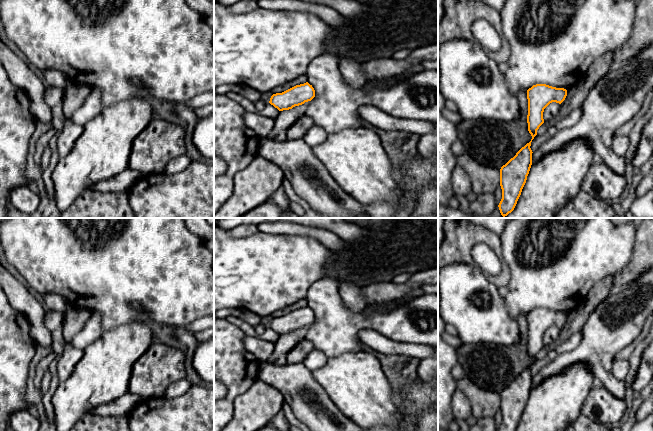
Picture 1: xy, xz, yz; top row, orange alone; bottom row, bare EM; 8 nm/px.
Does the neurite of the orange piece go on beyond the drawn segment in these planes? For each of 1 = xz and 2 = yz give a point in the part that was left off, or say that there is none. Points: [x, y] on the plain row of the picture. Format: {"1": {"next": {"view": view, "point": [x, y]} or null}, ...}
{"1": {"next": null}, "2": {"next": null}}

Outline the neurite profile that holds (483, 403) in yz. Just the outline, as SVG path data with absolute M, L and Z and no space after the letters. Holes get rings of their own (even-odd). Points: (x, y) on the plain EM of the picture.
M468 378L456 380L456 388L461 390L470 402L472 416L494 418L500 409L500 394L480 388Z

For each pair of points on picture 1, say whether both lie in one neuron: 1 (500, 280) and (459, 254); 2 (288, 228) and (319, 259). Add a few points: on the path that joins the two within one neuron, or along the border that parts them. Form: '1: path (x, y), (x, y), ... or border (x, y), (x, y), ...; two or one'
1: path (503, 263), (497, 249), (487, 239), (475, 239); one
2: border (272, 233), (307, 235), (318, 241); two

